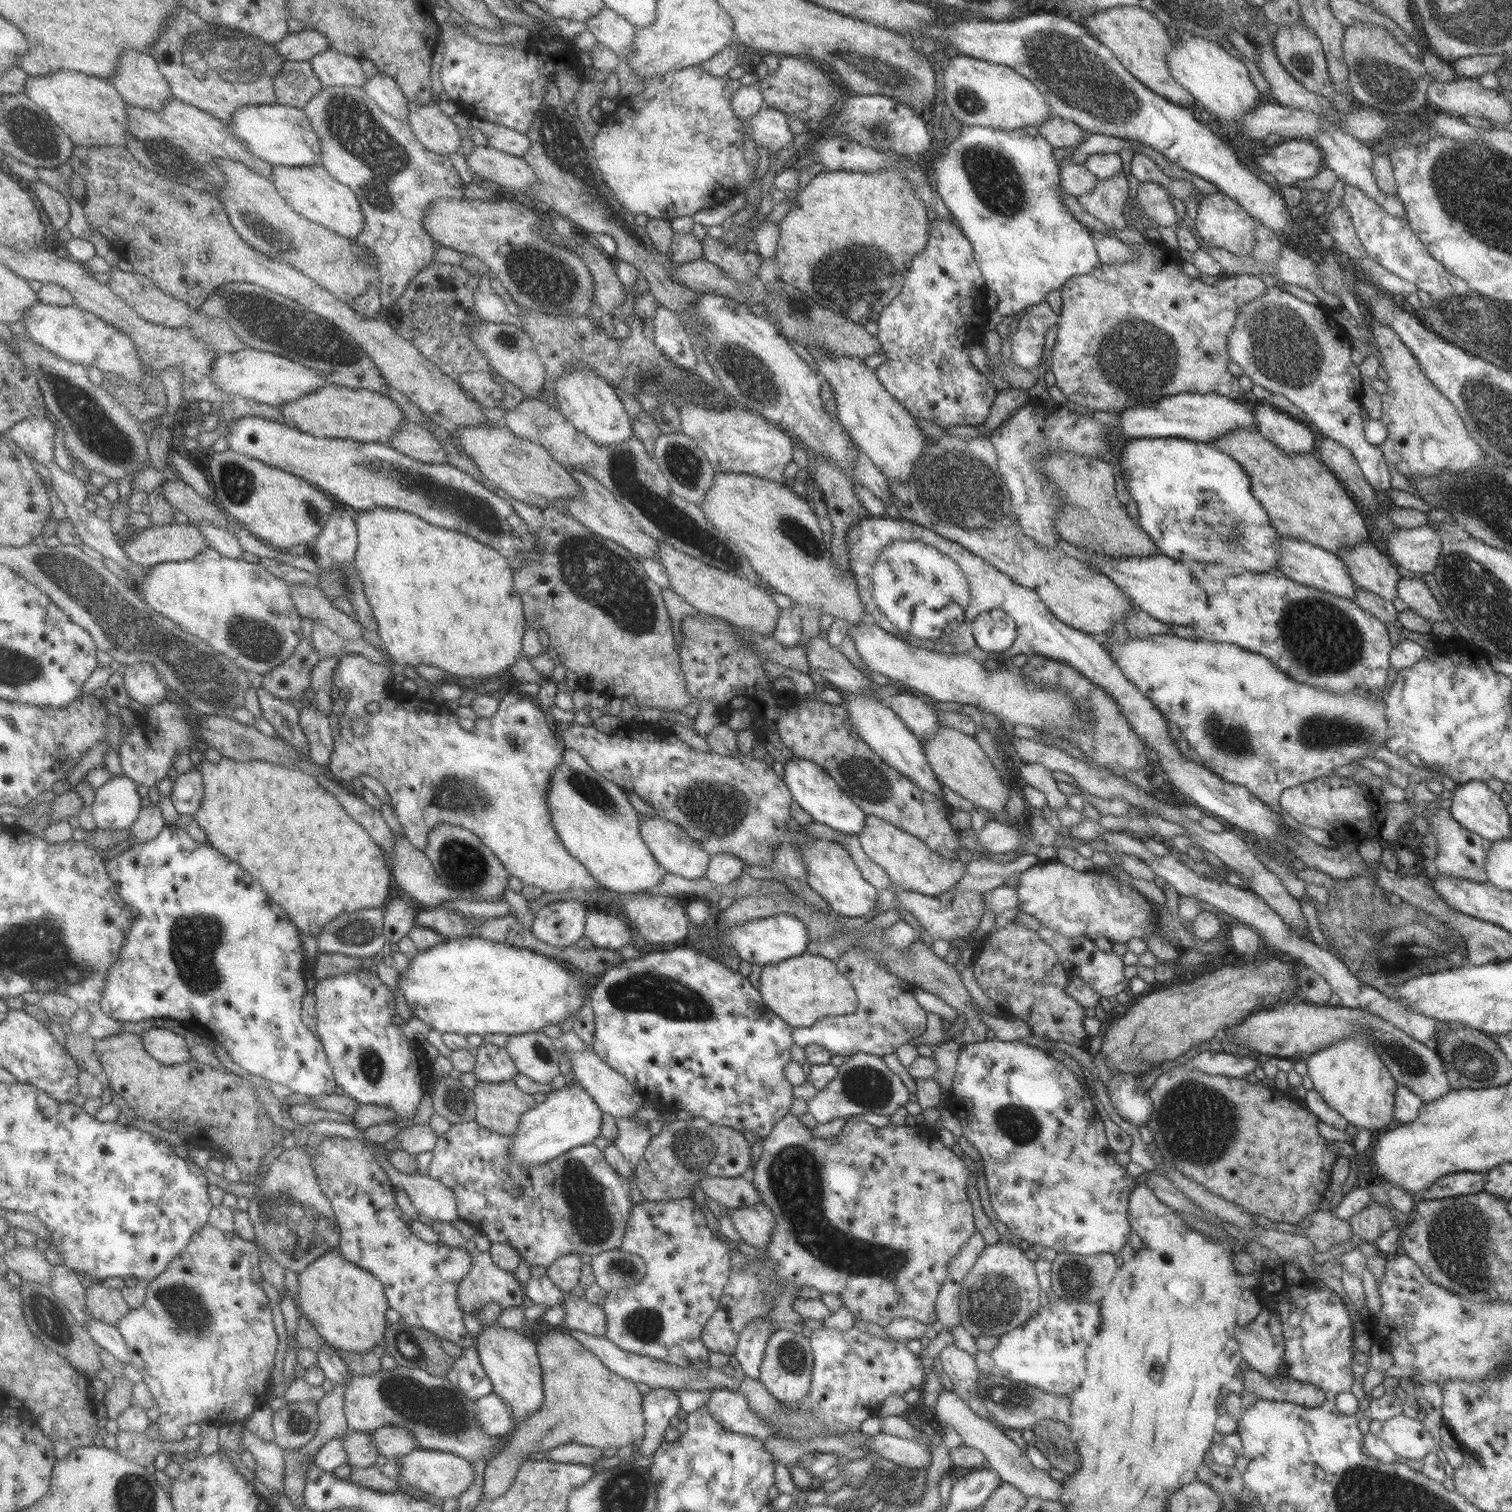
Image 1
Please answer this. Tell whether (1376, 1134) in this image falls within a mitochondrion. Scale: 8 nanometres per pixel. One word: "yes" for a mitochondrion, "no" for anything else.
no

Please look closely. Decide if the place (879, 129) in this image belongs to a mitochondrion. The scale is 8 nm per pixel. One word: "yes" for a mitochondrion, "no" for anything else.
yes

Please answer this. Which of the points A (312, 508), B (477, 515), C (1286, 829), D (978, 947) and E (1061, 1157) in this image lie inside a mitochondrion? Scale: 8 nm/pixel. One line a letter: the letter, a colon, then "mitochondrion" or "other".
A: mitochondrion
B: mitochondrion
C: other
D: other
E: other

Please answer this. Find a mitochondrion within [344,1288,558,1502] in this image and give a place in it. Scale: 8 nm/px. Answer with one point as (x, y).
(442, 1410)

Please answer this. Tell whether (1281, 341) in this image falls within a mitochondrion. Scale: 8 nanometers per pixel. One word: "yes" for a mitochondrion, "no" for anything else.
yes

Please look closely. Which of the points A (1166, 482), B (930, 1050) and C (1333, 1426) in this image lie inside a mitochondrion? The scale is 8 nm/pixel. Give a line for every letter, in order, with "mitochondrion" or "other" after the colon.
A: other
B: other
C: other

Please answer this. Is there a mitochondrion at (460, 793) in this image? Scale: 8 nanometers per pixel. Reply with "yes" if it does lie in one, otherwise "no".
yes

